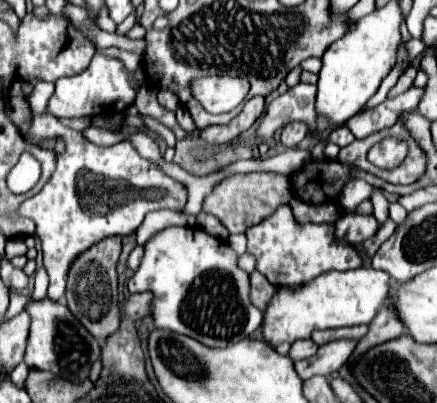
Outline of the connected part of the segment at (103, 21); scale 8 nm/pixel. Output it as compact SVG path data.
M103 6L97 14L97 24L99 27L107 32L115 33L117 25L111 20L109 11L106 6Z

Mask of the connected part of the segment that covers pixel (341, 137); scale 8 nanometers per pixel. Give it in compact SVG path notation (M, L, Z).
M343 124L343 126L337 126L331 134L329 134L329 138L327 138L327 142L333 142L333 144L337 144L337 146L349 146L351 142L355 140L355 136L349 132L349 128Z

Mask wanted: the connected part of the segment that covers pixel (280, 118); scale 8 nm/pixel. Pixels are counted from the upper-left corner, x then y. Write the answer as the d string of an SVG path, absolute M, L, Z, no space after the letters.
M297 84L289 88L285 94L277 96L263 118L263 122L257 128L257 136L261 140L271 140L271 136L285 126L287 122L301 120L309 126L315 124L315 92L317 88L313 84Z

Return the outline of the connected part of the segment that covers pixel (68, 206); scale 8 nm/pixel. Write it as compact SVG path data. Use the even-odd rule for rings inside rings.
M39 82L31 94L33 126L31 144L45 142L47 138L63 138L67 150L57 156L57 168L47 186L25 200L13 216L31 218L37 224L37 236L43 250L43 266L49 274L47 298L53 302L63 302L67 292L67 276L71 264L97 242L111 236L133 234L147 212L171 208L183 210L187 204L187 188L175 178L167 176L157 164L139 156L129 140L113 146L97 146L85 136L67 136L69 128L47 112L49 98L53 94L53 84Z

